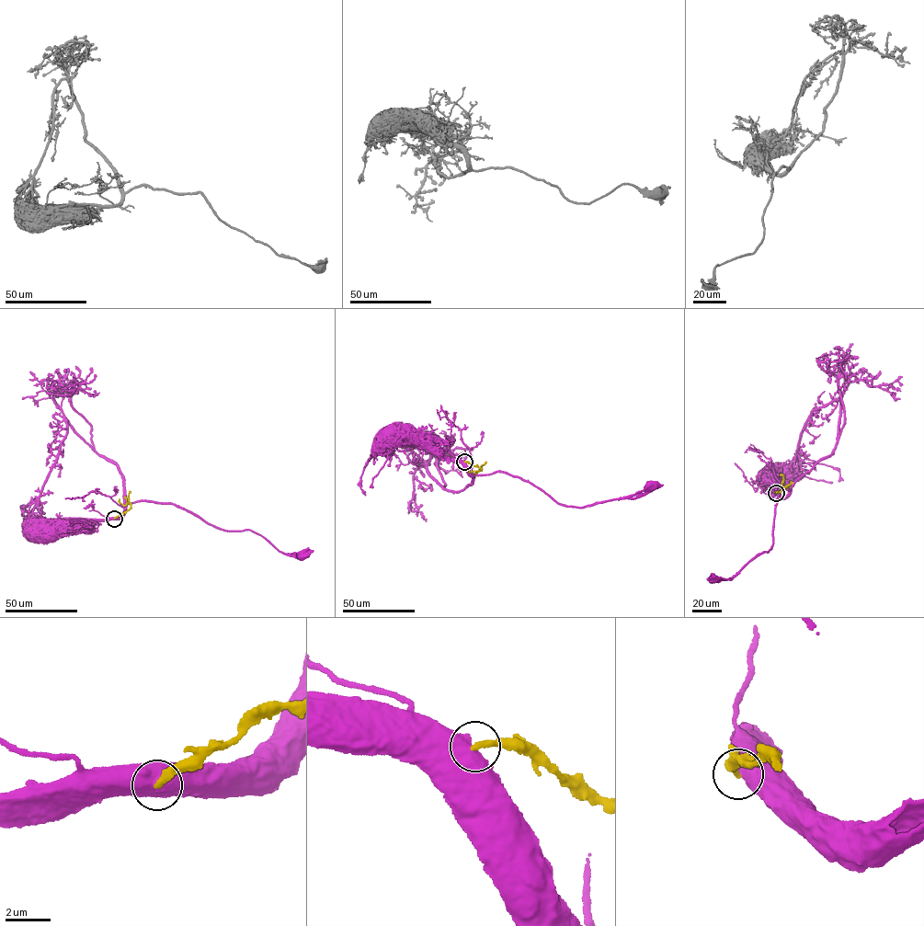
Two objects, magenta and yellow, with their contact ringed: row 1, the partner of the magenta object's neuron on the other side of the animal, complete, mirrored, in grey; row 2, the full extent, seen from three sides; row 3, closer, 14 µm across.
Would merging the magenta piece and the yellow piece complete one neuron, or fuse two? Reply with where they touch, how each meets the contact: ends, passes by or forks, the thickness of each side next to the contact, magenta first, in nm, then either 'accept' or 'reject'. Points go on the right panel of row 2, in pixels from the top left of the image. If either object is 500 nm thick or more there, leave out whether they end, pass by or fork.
place (776, 493); calibres 850 and 300 nm; reject

